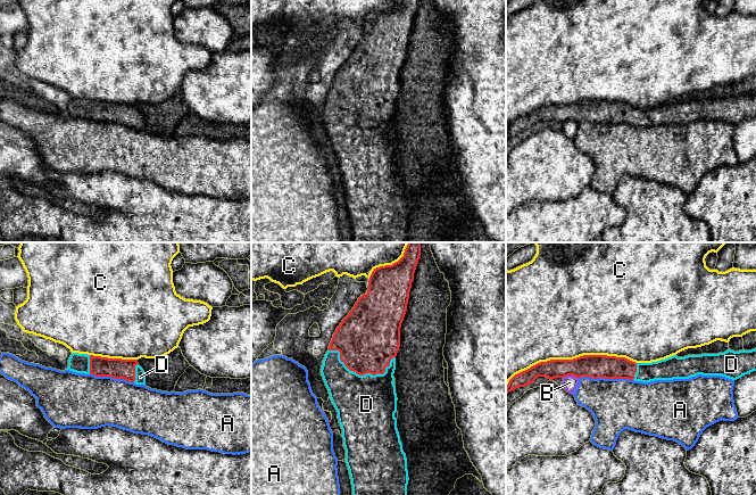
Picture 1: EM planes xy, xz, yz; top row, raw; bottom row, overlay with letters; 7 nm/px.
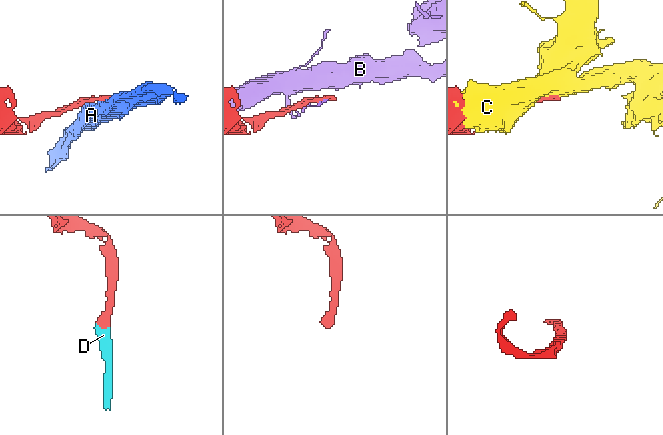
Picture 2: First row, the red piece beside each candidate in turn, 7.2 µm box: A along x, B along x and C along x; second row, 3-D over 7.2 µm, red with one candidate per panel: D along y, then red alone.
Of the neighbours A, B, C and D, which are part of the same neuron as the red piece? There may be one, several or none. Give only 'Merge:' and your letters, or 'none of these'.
Merge: D

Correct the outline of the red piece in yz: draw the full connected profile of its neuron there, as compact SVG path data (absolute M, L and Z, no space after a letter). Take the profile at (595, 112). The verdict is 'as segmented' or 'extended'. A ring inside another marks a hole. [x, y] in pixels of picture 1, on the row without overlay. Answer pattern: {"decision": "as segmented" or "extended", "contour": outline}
{"decision": "extended", "contour": "M756 93L718 99L673 100L651 108L635 108L625 102L607 100L583 100L573 105L540 107L515 119L506 131L506 138L532 129L538 122L550 125L574 121L593 124L629 124L641 127L655 125L689 124L698 119L722 121L737 125L756 116Z"}

